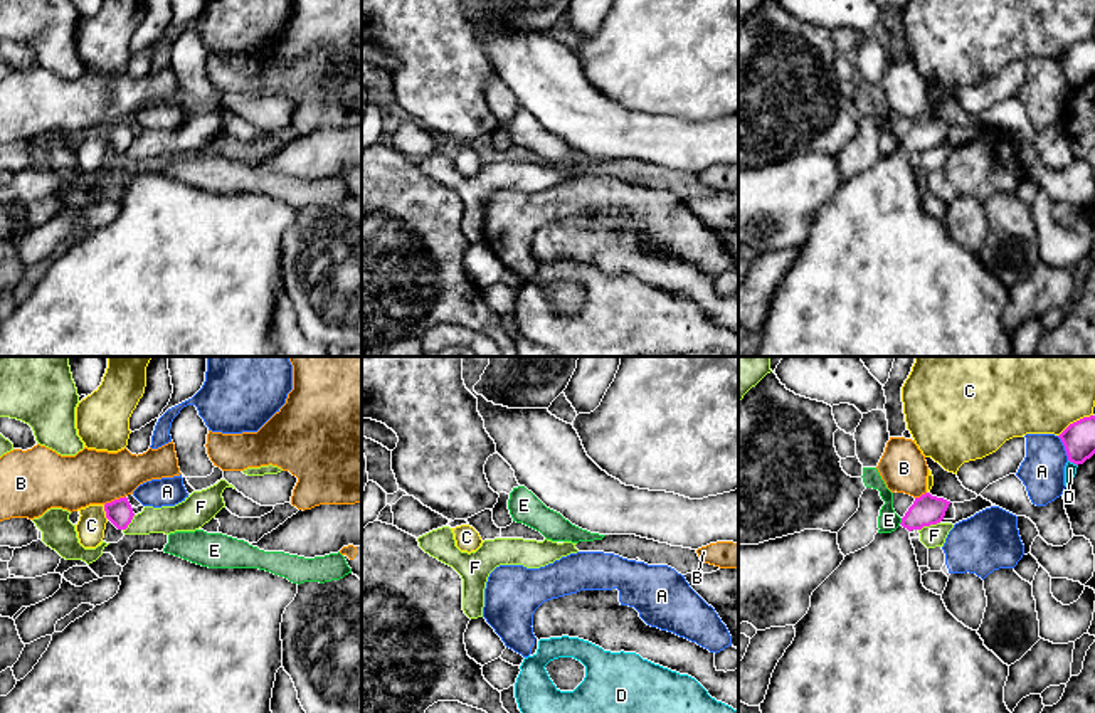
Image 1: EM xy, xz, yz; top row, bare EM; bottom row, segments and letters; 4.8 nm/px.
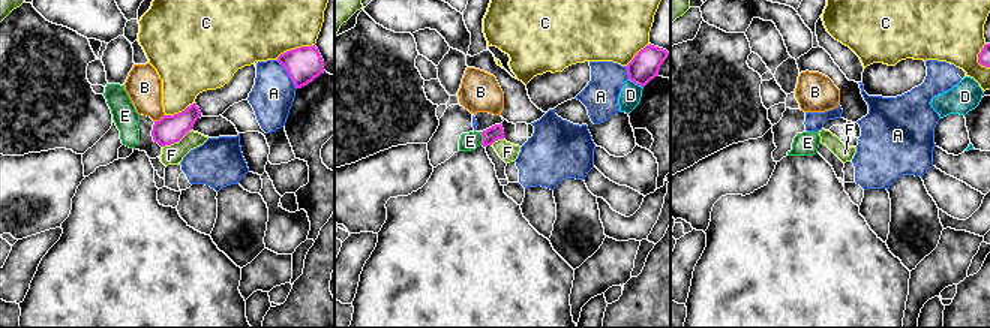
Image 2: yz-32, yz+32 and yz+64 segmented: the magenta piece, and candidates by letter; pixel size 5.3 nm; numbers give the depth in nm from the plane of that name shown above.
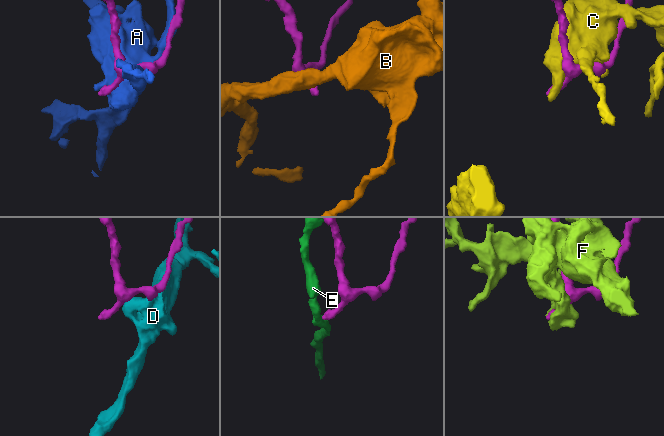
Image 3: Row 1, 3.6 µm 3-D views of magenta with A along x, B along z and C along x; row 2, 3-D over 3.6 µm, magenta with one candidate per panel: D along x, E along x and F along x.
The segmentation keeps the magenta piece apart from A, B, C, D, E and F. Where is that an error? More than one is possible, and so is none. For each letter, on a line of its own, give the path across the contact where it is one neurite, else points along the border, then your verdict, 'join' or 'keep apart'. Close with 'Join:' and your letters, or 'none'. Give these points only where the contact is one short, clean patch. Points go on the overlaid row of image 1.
A: keep apart
B: border along xy (125, 495), (105, 505); keep apart
C: keep apart
D: border along yz (1068, 459), (1077, 466); keep apart
E: keep apart
F: keep apart
Join: none

